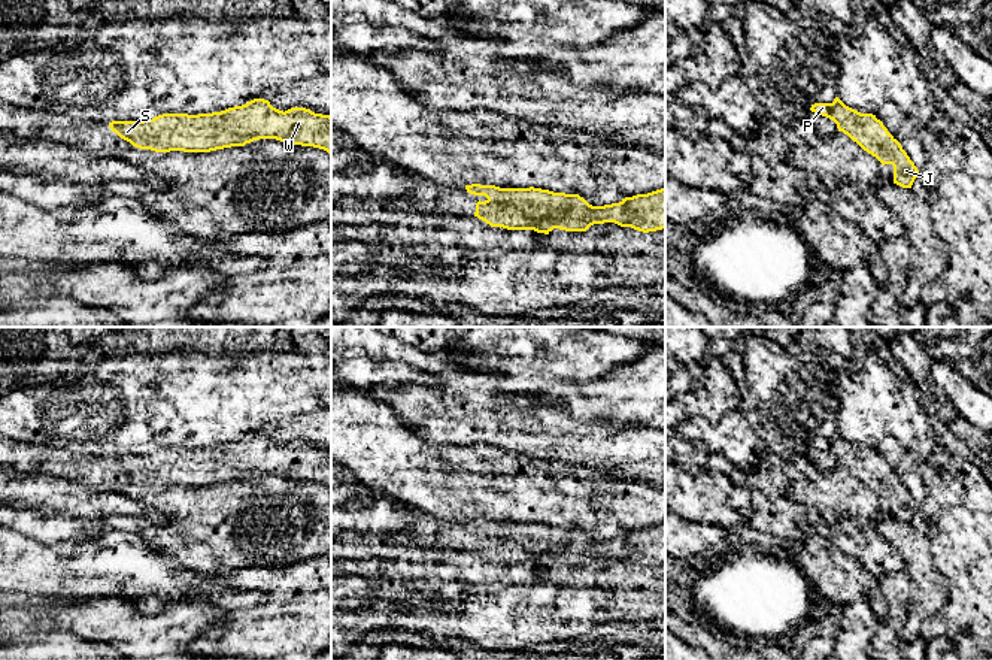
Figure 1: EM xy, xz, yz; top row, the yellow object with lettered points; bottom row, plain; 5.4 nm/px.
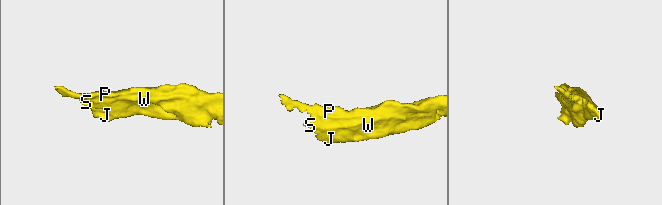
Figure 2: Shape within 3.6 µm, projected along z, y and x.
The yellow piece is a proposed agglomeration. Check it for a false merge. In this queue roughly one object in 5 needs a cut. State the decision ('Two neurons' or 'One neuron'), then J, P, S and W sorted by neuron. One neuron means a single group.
One neuron. Groups: J P S W

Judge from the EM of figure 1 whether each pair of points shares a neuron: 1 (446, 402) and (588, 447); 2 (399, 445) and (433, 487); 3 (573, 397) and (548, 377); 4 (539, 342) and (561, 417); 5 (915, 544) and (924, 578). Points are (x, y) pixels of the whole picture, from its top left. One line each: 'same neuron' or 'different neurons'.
1: same neuron
2: same neuron
3: different neurons
4: different neurons
5: same neuron

